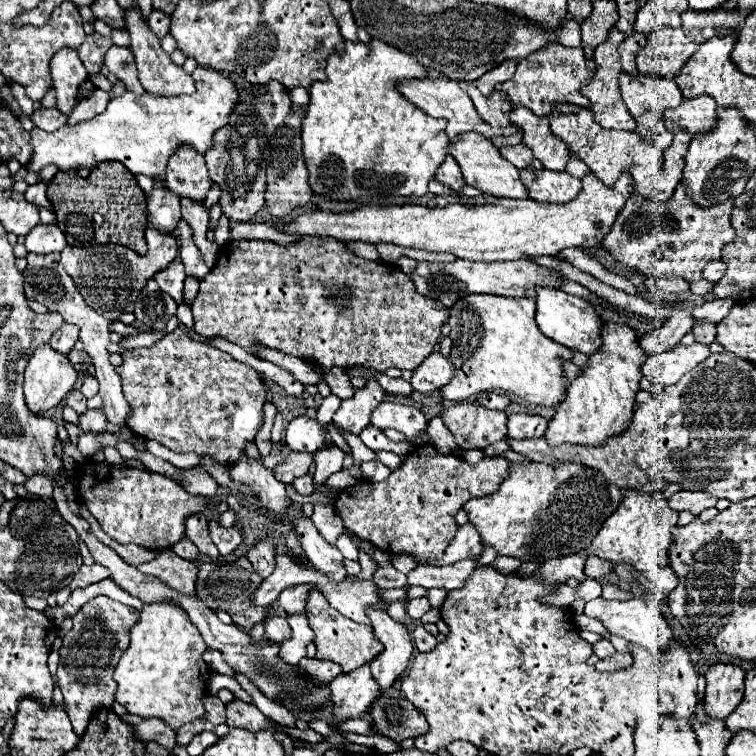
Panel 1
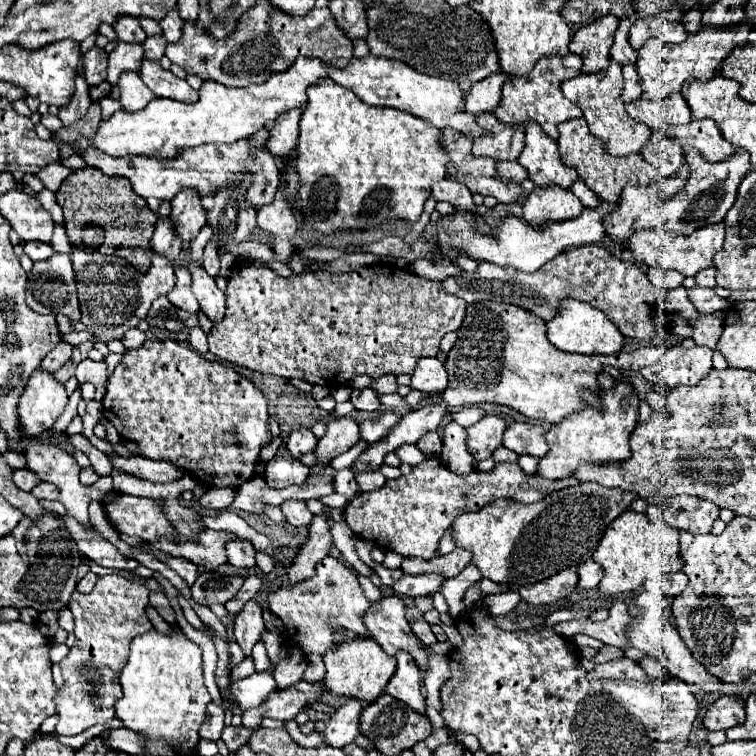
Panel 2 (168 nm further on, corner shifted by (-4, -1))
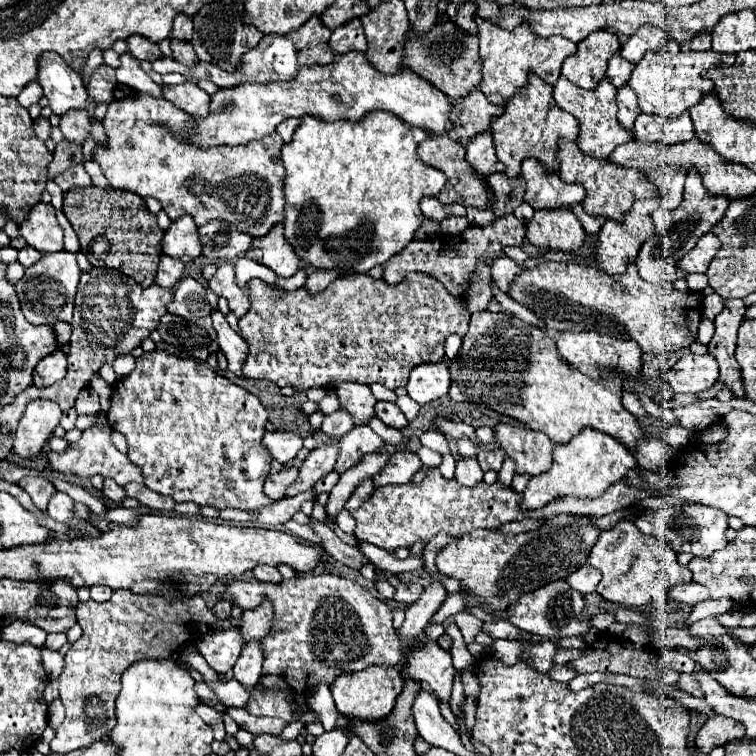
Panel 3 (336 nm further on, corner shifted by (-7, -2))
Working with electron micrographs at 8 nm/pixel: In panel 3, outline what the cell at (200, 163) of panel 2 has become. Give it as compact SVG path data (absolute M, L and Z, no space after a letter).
M141 91L109 105L103 119L109 139L107 145L95 145L93 161L101 165L111 187L161 201L163 211L173 221L185 213L191 215L197 225L223 219L251 237L265 235L275 223L283 221L283 139L277 133L245 145L201 149L175 139L165 129L157 127L157 123L183 131L191 125L191 117L177 109L171 101L157 99Z

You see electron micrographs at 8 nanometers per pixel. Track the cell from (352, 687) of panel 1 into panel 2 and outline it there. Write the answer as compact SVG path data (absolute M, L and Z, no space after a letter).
M344 700L342 706L338 706L336 714L330 716L324 728L324 744L332 748L344 748L354 742L358 736L358 716L360 716L362 704L356 704L356 700Z

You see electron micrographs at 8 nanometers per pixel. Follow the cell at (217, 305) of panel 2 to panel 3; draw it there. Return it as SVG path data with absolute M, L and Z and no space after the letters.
M213 309L211 311L211 319L213 319L213 327L217 331L217 341L219 341L219 347L221 351L225 353L227 357L227 363L229 363L229 371L243 377L241 373L241 363L245 361L247 357L247 345L245 341L237 335L237 331L233 331L225 319L225 315L219 311L219 309Z

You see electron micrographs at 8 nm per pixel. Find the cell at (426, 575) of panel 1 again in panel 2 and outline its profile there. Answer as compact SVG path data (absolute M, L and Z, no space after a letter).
M404 574L404 576L392 586L392 590L394 590L398 596L416 598L416 596L426 596L426 594L438 592L442 584L444 584L444 580L440 580L440 576L410 576L410 574Z

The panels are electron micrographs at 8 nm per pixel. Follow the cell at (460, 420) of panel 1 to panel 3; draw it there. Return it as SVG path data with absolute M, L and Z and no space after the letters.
M479 449L479 451L477 451L477 461L479 461L479 465L481 465L483 471L487 471L487 469L495 469L495 471L499 471L503 459L505 459L503 449L495 449L495 451Z

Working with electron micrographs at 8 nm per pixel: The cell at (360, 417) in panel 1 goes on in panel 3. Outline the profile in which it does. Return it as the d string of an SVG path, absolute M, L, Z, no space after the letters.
M329 443L329 445L323 445L323 447L313 449L309 453L309 457L303 461L303 465L299 469L299 477L287 489L285 497L293 497L297 493L303 493L307 489L313 489L313 485L321 477L325 477L329 471L333 471L337 457L339 457L339 445L337 443Z

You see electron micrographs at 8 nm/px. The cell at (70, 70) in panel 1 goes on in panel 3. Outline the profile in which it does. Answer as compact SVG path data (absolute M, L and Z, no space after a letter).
M71 109L71 111L63 113L59 129L61 129L63 137L67 137L69 141L83 143L89 135L89 129L91 129L87 111L85 109Z

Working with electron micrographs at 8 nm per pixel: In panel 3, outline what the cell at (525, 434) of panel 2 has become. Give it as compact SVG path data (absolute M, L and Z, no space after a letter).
M501 423L495 427L495 441L515 461L517 473L539 475L551 469L553 443L545 433Z

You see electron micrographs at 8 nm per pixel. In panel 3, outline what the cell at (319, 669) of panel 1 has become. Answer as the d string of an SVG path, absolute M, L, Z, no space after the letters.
M229 709L229 715L235 719L235 723L241 729L245 729L253 735L257 735L257 733L279 735L287 727L287 723L279 721L277 717L255 717L255 715L249 715L245 709Z

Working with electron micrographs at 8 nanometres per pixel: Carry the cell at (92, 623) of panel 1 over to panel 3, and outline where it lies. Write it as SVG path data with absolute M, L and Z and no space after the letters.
M115 589L111 599L105 603L95 603L93 599L77 605L77 621L83 627L83 635L69 647L65 657L65 669L59 675L61 683L61 703L67 711L65 721L55 733L51 741L51 749L55 753L69 753L73 749L87 747L99 741L105 733L115 727L115 699L121 689L121 673L139 659L163 659L171 657L181 643L195 641L195 633L205 633L209 629L229 629L231 621L217 619L205 605L201 597L167 601L165 597L143 597L130 590Z

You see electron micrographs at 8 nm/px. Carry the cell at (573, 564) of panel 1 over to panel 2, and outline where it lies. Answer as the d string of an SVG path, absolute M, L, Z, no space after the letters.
M568 568L544 582L536 582L528 588L520 588L518 594L522 596L522 602L528 604L528 608L552 606L558 600L570 596L570 592L576 588L576 584L578 584L578 572L576 572L576 568Z

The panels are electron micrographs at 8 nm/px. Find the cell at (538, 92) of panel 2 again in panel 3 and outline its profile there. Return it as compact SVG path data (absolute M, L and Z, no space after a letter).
M529 73L527 87L517 89L517 93L507 101L505 113L495 117L491 123L493 139L495 139L495 149L497 157L501 163L505 163L505 173L509 177L519 175L521 161L527 157L539 159L549 171L557 169L557 141L559 137L565 139L577 139L579 135L579 121L571 117L565 109L559 109L553 99L553 85L547 85L545 81L539 81L535 73Z

